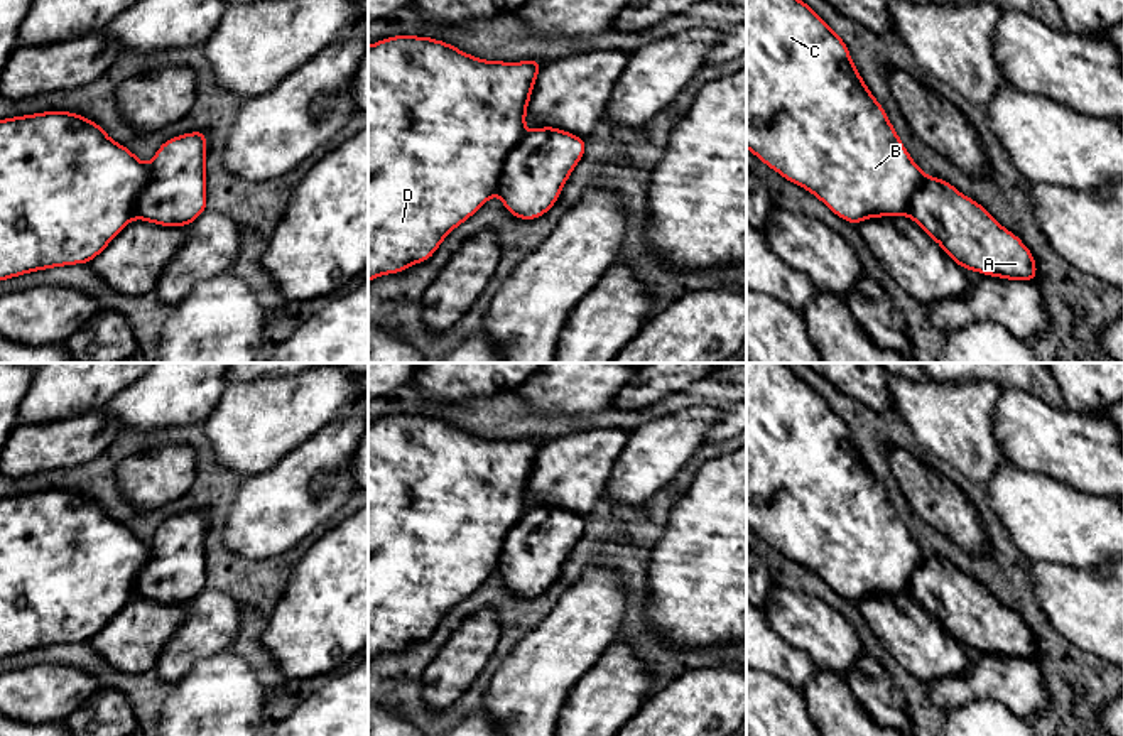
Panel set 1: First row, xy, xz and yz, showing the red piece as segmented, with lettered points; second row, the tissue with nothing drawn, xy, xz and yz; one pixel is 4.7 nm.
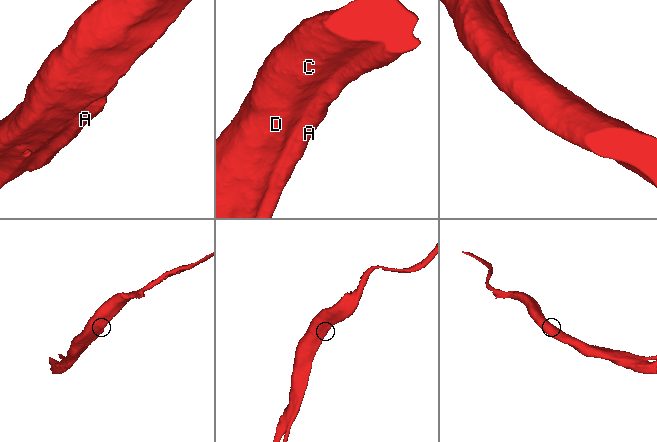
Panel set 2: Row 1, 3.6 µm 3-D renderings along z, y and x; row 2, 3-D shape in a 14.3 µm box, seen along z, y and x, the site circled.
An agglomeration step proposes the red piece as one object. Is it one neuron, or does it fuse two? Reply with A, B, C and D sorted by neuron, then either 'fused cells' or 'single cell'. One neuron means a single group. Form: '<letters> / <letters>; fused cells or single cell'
A / B C D; fused cells

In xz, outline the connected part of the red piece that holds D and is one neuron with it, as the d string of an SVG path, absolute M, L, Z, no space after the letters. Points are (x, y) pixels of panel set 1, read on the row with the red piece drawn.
M393 35L368 46L368 282L429 260L442 240L498 192L507 155L525 135L539 59L483 61L432 37Z

